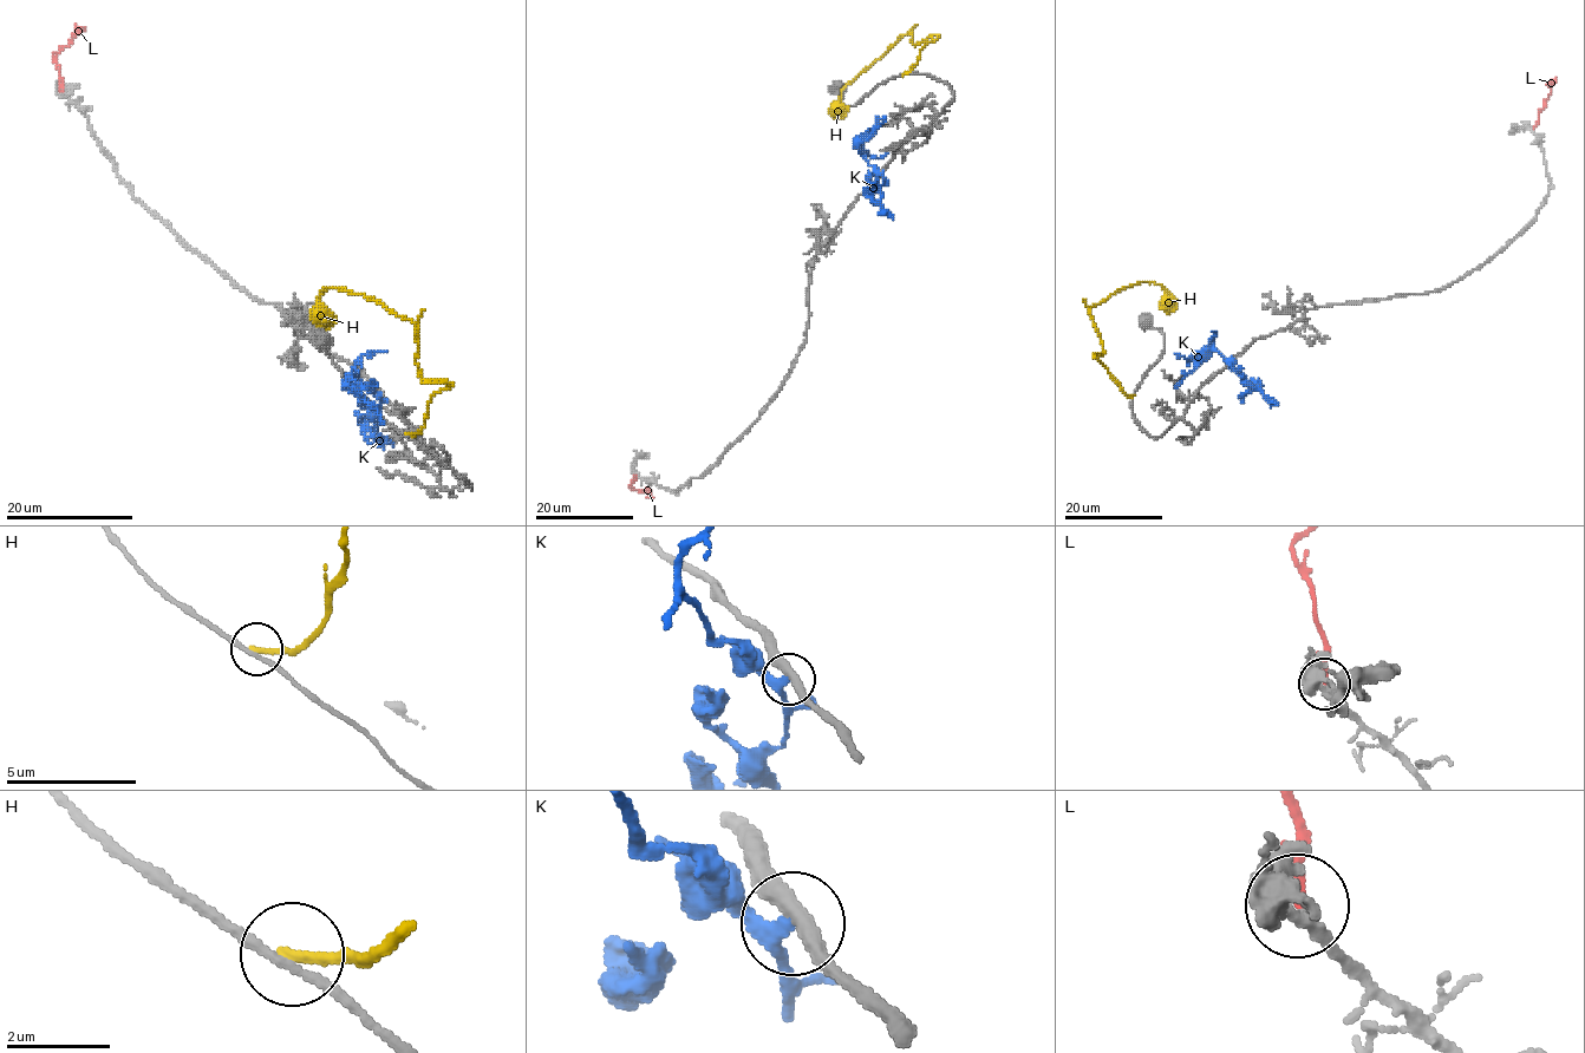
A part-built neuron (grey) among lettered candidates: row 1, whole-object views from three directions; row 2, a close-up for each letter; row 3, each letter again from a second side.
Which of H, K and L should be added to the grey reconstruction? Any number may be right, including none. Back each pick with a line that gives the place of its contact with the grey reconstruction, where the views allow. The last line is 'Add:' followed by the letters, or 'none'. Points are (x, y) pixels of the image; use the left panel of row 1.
L: (60, 90)
Add: L

